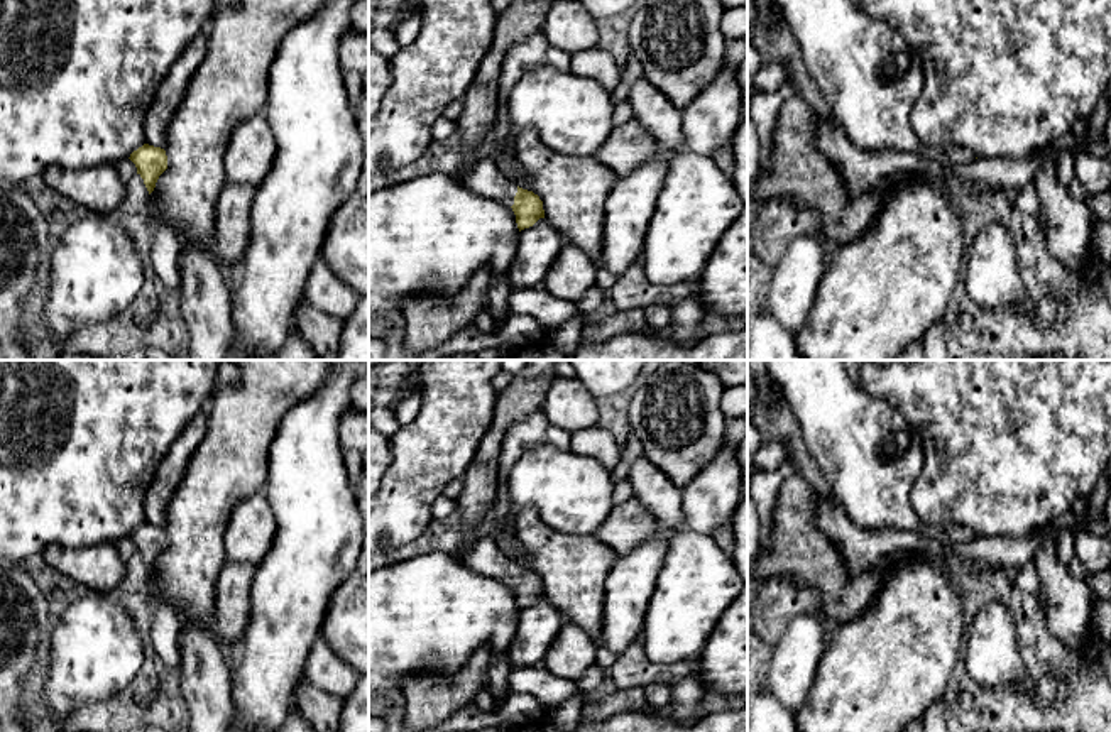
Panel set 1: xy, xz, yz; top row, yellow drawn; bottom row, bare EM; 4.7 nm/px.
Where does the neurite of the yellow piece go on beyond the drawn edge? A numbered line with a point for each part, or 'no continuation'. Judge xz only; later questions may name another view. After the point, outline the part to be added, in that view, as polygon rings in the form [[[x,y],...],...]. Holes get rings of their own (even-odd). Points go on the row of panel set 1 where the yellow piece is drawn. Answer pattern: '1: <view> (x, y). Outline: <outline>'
1: xz (484, 178). Outline: [[[484,157],[463,174],[463,186],[470,191],[494,198],[507,206],[514,205],[517,184],[497,166],[494,157]]]

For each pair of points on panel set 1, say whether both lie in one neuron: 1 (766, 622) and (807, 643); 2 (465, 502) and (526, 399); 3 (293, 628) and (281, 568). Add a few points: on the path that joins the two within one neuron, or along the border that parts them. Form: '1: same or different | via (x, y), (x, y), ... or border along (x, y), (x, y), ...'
1: different | border along (820, 617), (797, 616), (773, 646)
2: same | via (482, 477), (486, 457), (501, 425)
3: same | via (290, 612), (290, 584)

